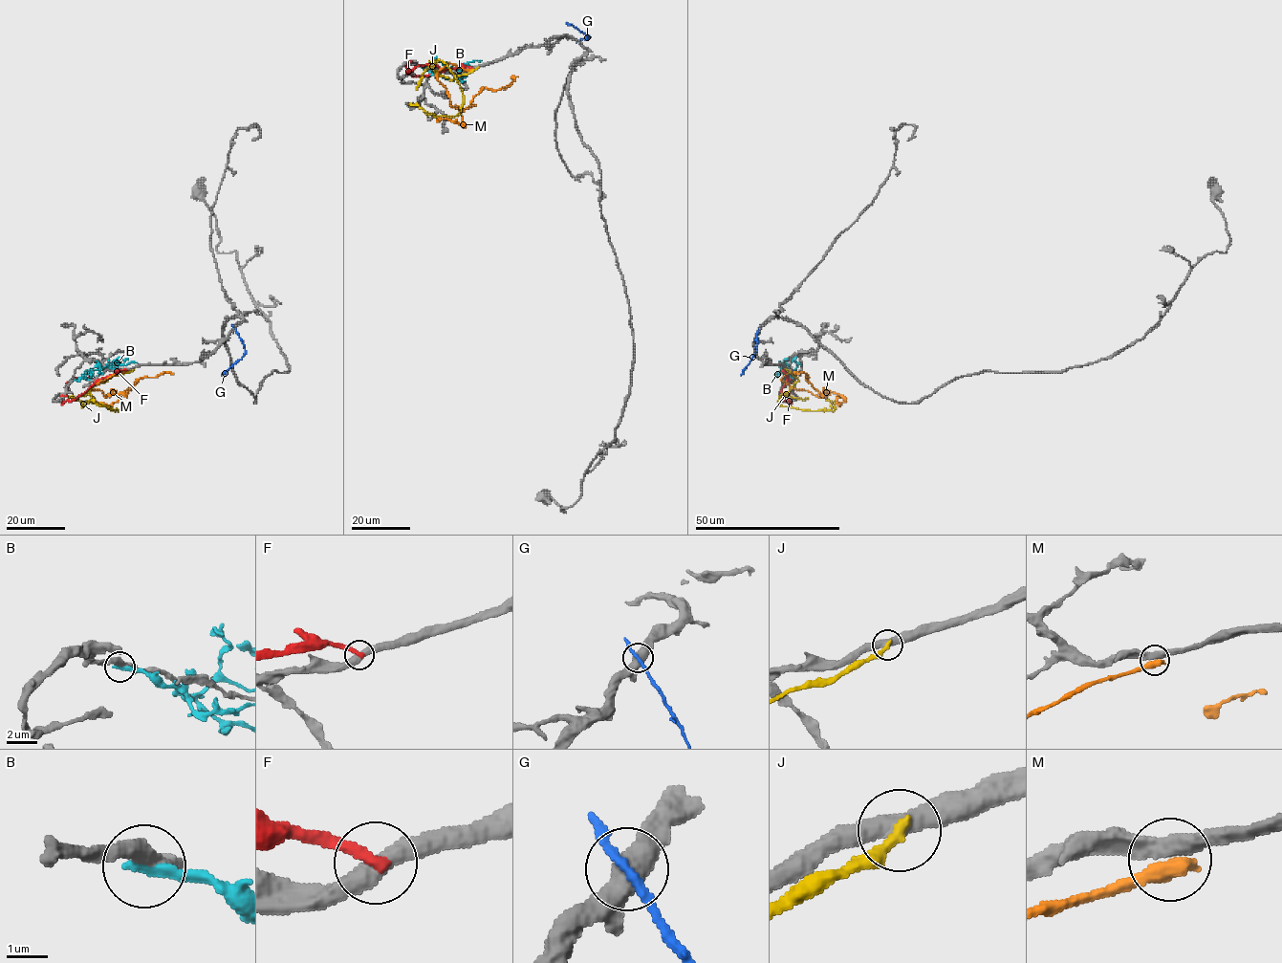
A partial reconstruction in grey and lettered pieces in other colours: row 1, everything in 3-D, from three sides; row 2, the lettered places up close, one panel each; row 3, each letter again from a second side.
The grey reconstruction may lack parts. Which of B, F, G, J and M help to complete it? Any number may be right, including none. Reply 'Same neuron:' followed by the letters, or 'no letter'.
Same neuron: no letter

